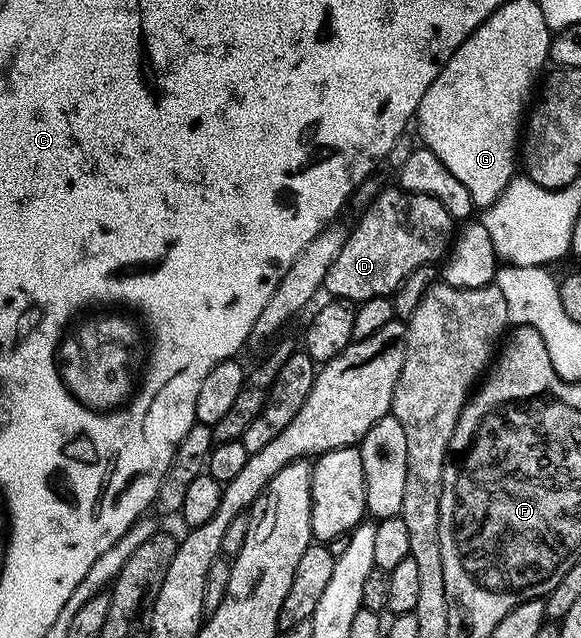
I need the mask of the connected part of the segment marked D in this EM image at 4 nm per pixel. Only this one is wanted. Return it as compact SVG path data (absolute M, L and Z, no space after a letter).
M386 186L381 190L373 198L372 203L362 210L365 212L362 213L361 220L354 227L351 227L343 249L339 249L339 253L325 278L323 291L324 294L329 294L326 296L350 305L362 303L371 297L392 296L397 286L412 271L444 260L455 234L453 214L445 208L443 201L439 201L427 193L411 193L410 191L402 191L400 186L392 186Z

